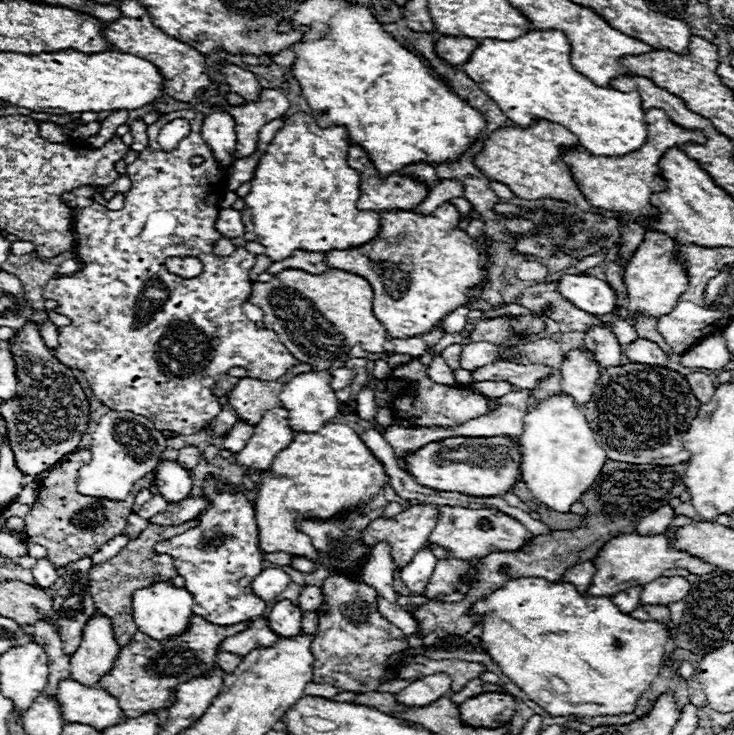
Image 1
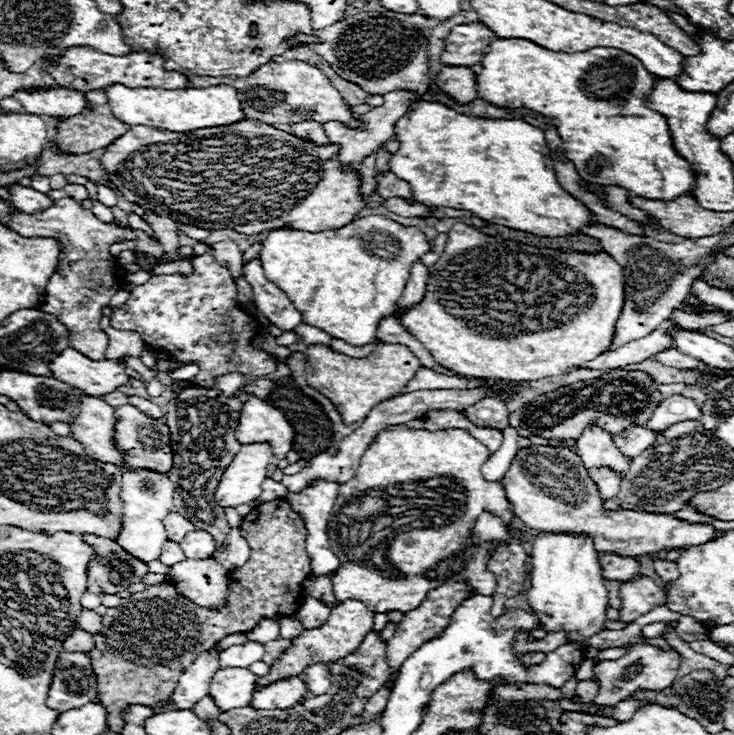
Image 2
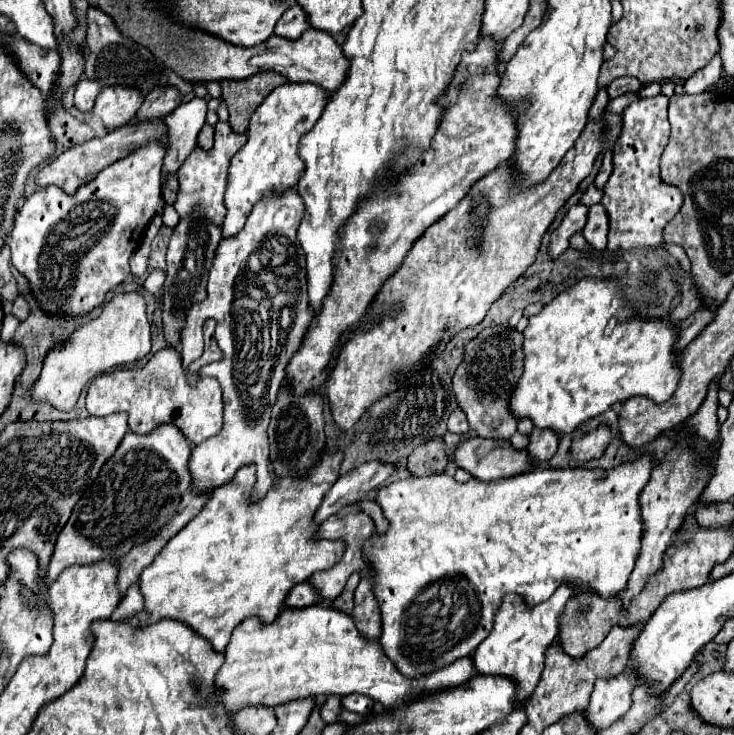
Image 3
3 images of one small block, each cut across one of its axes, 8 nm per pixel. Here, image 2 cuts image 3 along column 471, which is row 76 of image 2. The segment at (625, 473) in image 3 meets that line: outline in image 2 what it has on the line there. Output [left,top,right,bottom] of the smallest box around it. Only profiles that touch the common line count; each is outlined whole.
[476,38,696,200]

